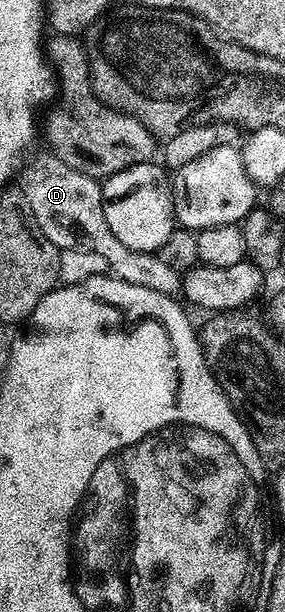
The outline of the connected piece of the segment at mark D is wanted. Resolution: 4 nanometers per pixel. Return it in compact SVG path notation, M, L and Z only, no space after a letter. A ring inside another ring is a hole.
M50 153L29 159L18 172L17 186L25 193L25 201L29 201L31 216L37 221L41 233L45 233L45 237L49 237L55 247L99 253L108 261L108 272L115 278L129 281L129 285L141 285L141 289L153 289L153 293L172 297L180 294L180 272L165 265L156 252L129 249L129 245L113 237L113 229L109 229L109 221L105 221L103 216L103 188L100 180L65 165L65 161Z

